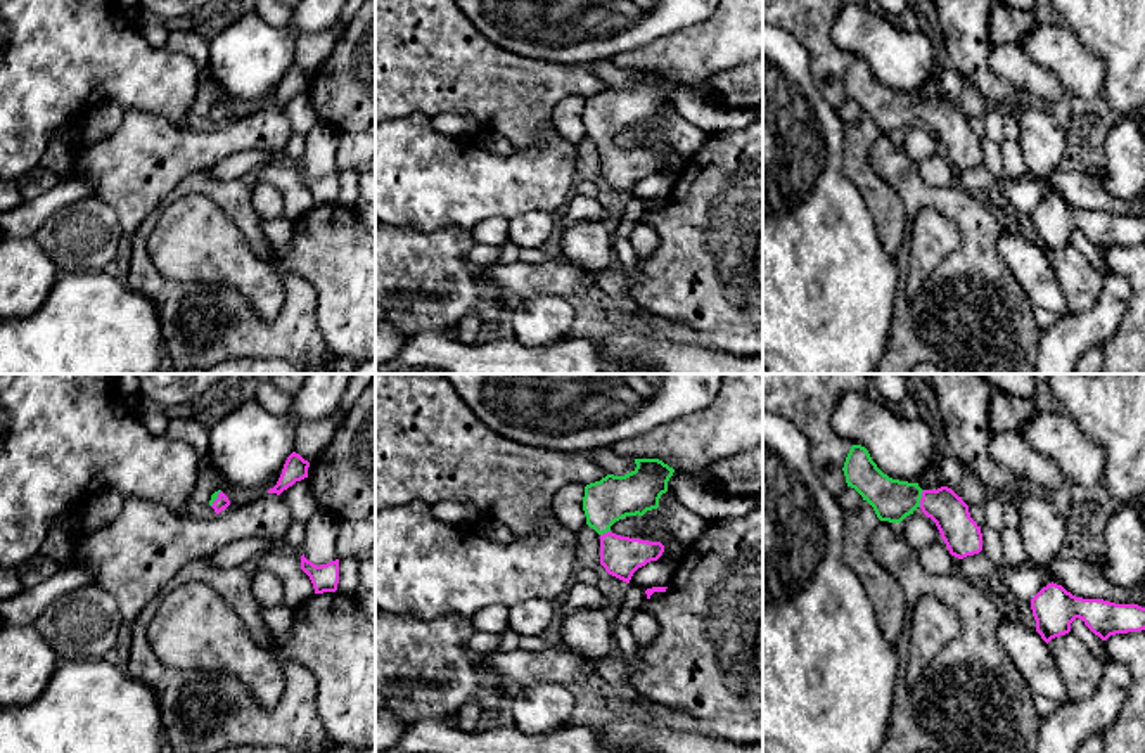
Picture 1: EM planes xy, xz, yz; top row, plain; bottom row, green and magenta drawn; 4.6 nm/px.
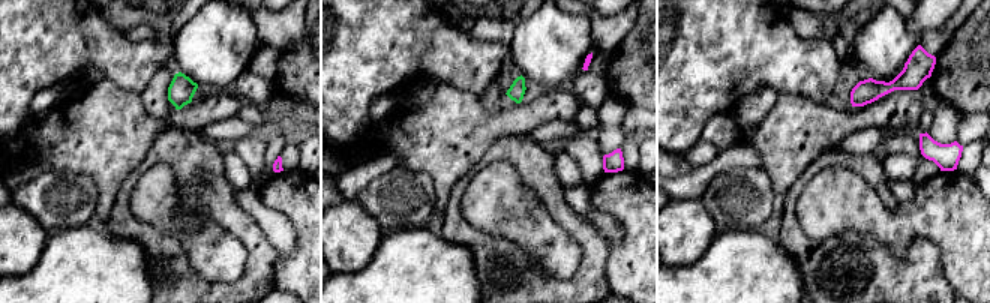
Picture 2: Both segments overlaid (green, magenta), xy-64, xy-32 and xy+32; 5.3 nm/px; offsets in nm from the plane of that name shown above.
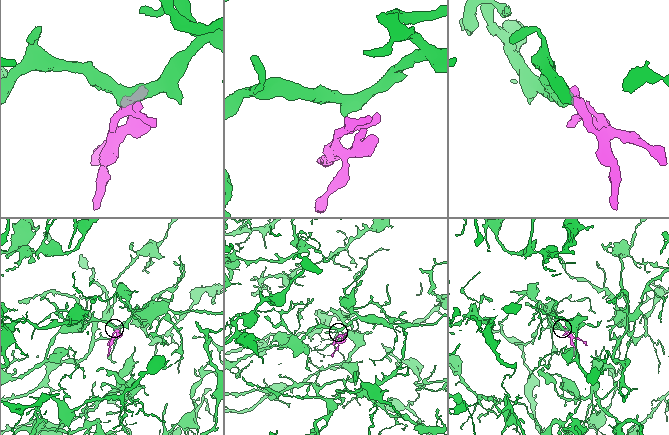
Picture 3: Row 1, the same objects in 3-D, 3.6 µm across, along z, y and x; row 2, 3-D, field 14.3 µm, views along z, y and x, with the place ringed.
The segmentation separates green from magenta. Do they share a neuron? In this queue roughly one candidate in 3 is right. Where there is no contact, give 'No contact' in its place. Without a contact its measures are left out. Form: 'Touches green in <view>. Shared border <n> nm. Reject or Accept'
Touches green in yz. Shared border 80 nm. Accept

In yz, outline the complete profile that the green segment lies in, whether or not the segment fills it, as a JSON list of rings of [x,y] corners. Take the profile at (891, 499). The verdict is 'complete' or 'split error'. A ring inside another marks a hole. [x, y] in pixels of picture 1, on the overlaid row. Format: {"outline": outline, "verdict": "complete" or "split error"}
{"outline": [[[861,445],[851,447],[842,471],[848,486],[873,507],[880,521],[901,523],[920,507],[936,523],[951,556],[963,559],[982,550],[981,526],[951,488],[922,490],[918,483],[892,479]]], "verdict": "split error"}

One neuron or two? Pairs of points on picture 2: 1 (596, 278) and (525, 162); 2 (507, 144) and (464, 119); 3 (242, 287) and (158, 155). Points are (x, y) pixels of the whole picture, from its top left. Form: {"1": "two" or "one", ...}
{"1": "one", "2": "two", "3": "one"}

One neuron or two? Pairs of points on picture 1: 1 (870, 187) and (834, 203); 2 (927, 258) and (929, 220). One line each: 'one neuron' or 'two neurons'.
1: two neurons
2: one neuron

